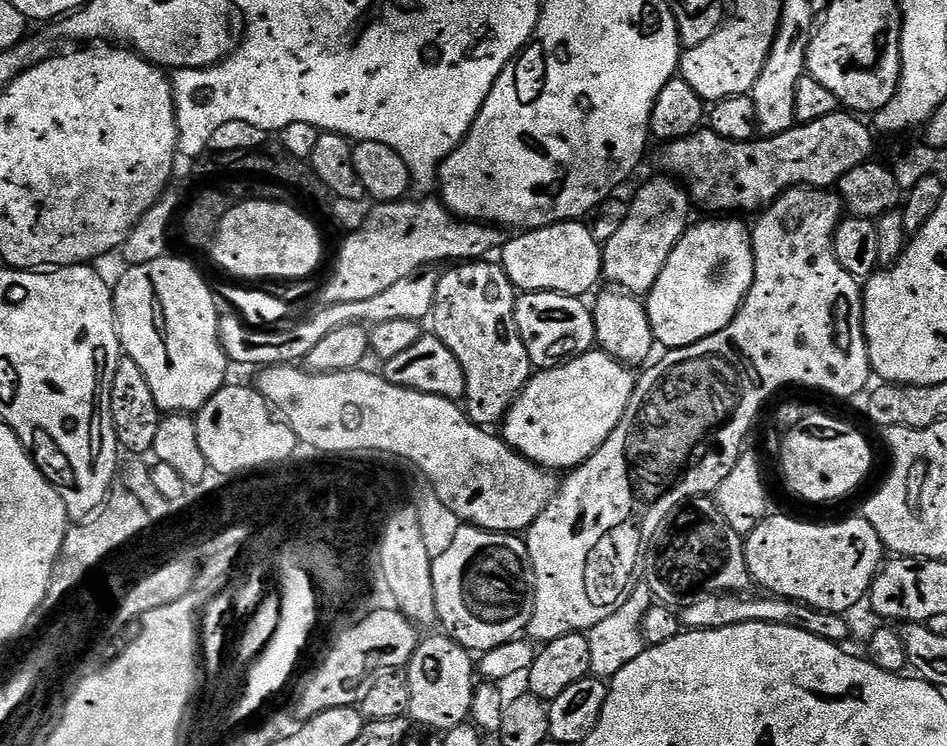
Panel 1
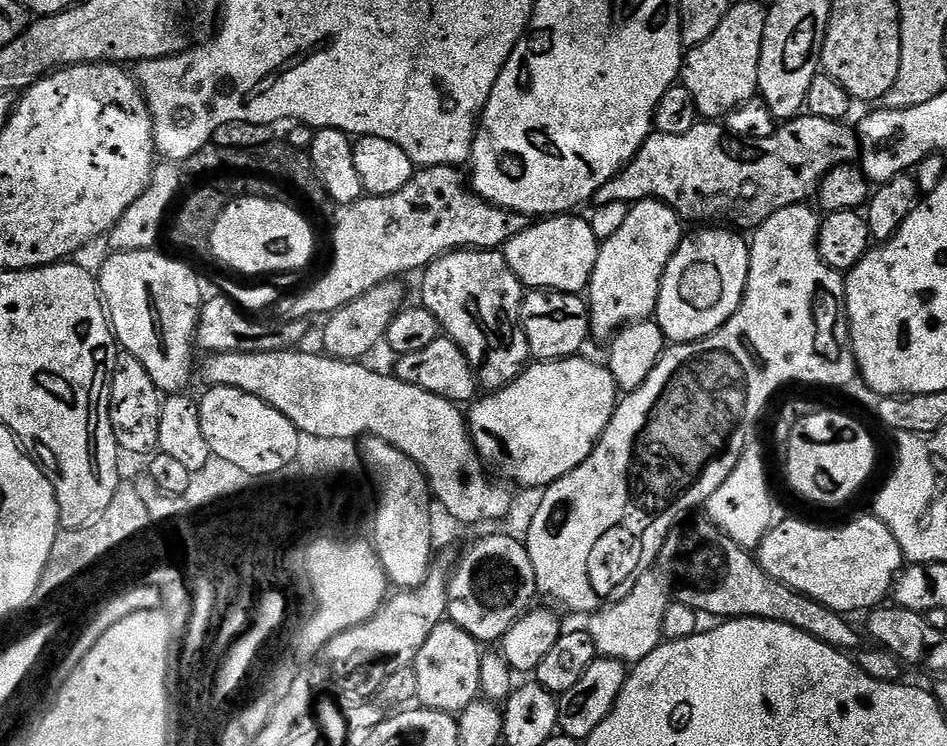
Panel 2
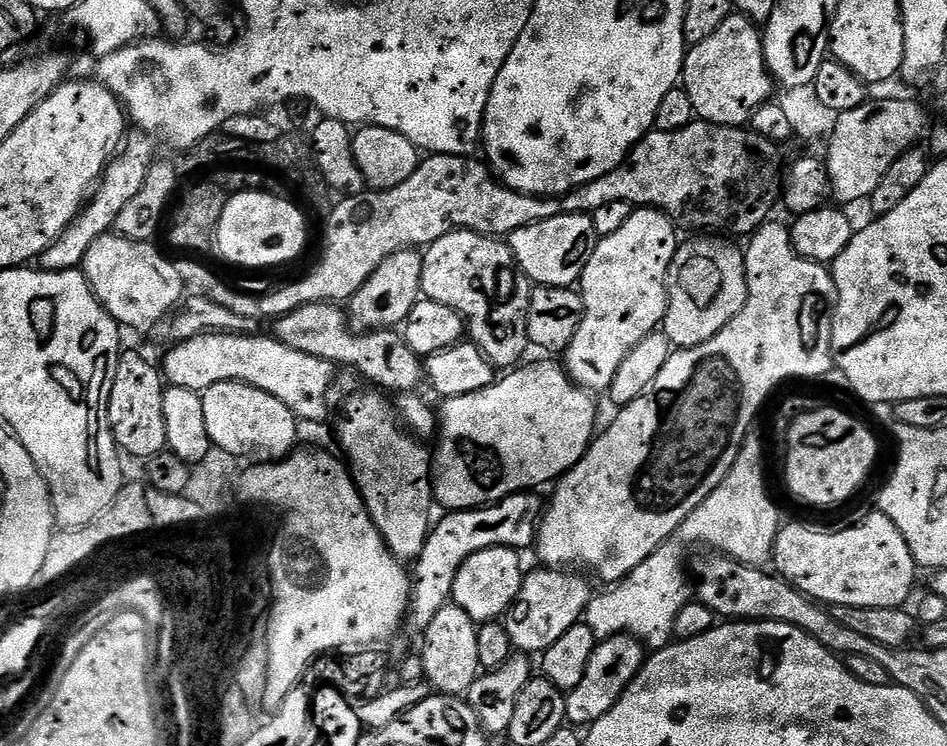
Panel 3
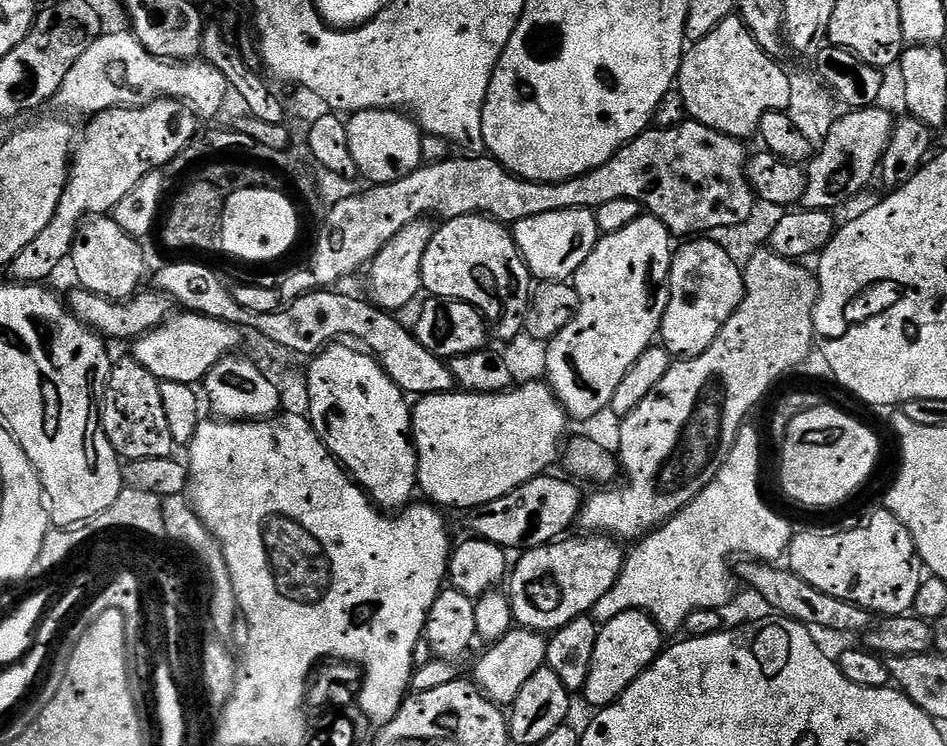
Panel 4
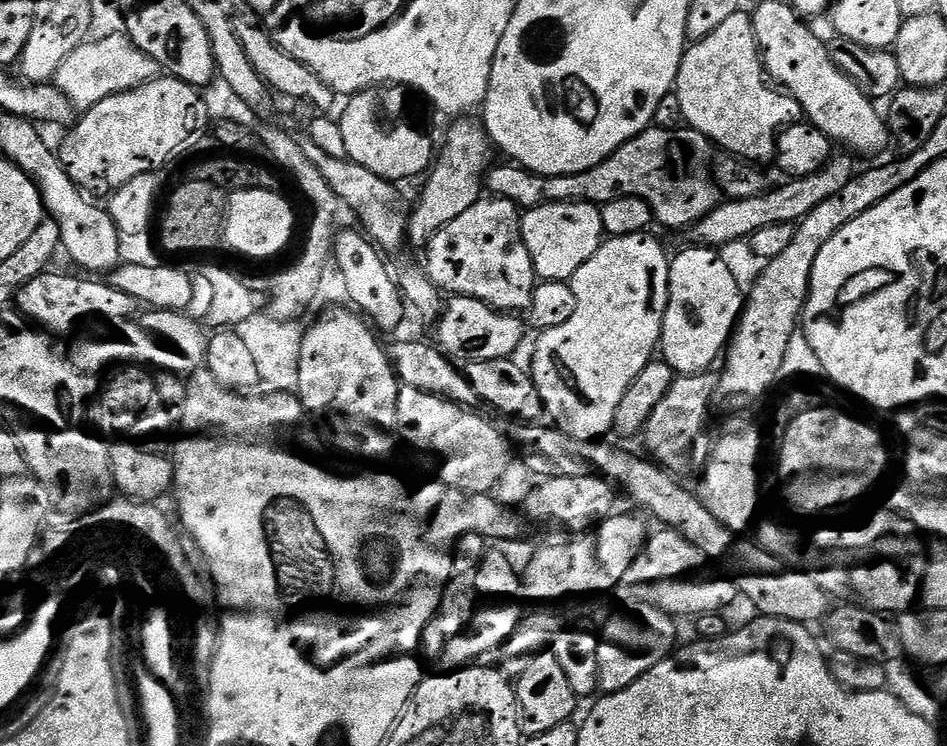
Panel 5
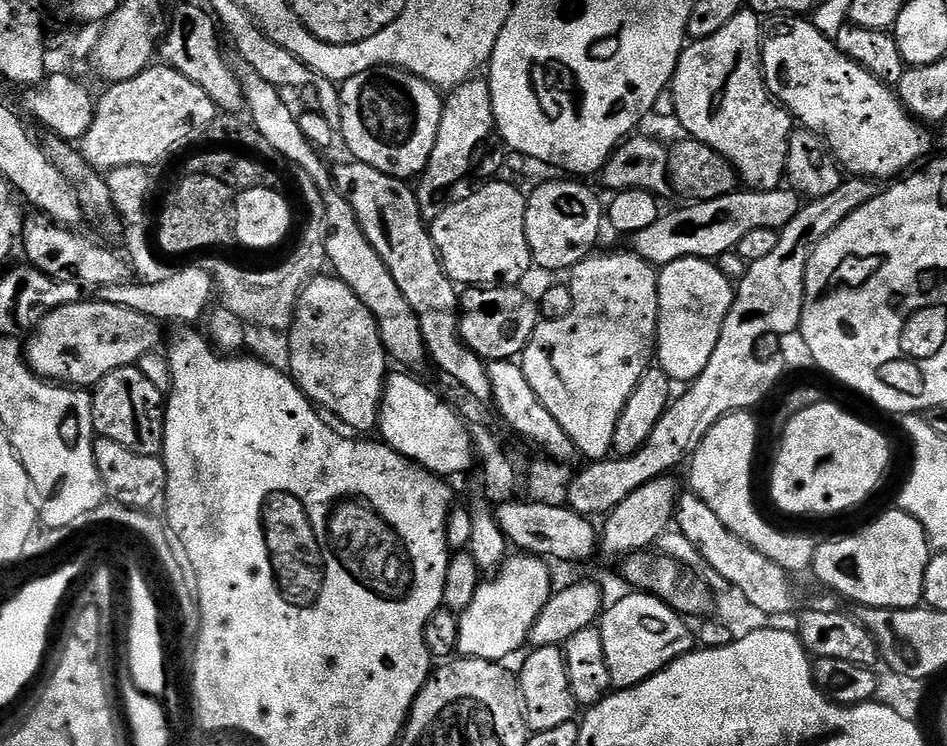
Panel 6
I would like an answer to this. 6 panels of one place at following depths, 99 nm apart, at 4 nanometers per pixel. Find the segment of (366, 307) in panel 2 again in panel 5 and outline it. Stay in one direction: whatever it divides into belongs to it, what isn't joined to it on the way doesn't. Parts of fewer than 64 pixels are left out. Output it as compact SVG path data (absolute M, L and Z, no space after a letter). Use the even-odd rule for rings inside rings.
M456 118L451 121L452 129L449 130L444 145L441 148L439 145L438 155L427 173L428 181L424 184L424 193L411 209L406 240L409 245L413 244L420 250L427 249L434 234L454 222L458 214L466 214L470 206L482 199L485 191L488 169L493 163L494 145L488 139L488 131L484 129L483 123L479 119L468 119L472 118Z

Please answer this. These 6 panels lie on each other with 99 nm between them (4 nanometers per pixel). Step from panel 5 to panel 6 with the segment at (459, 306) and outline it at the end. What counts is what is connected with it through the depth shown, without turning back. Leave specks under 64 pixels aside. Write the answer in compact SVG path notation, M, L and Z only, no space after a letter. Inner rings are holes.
M475 286L463 293L460 302L460 337L464 344L474 354L478 354L481 360L491 362L493 360L511 360L523 353L525 346L530 342L537 324L541 323L542 317L537 301L532 300L516 286L501 286L499 288L477 288Z

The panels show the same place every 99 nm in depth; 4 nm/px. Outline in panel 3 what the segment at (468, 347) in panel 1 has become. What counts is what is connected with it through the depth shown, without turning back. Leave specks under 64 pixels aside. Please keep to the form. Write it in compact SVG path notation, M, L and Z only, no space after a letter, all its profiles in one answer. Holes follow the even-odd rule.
M461 230L446 234L438 238L438 242L427 245L423 258L423 295L434 302L442 302L442 306L450 306L462 317L471 343L477 344L484 351L485 358L491 362L493 368L497 370L515 369L525 359L523 358L524 351L530 348L528 311L534 285L517 264L516 255L511 247L503 239Z

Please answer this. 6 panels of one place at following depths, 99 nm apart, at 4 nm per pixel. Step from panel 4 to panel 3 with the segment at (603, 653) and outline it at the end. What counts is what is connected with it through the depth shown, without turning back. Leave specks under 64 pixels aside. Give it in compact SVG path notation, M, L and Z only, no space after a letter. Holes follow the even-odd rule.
M622 635L612 636L609 640L599 641L594 650L594 654L590 654L590 666L586 666L586 678L582 678L582 682L578 682L578 686L574 686L574 690L567 693L566 699L566 720L572 726L590 726L594 722L598 722L598 718L602 718L614 705L620 701L622 694L632 684L632 679L640 672L641 666L646 659L646 649L635 636Z

